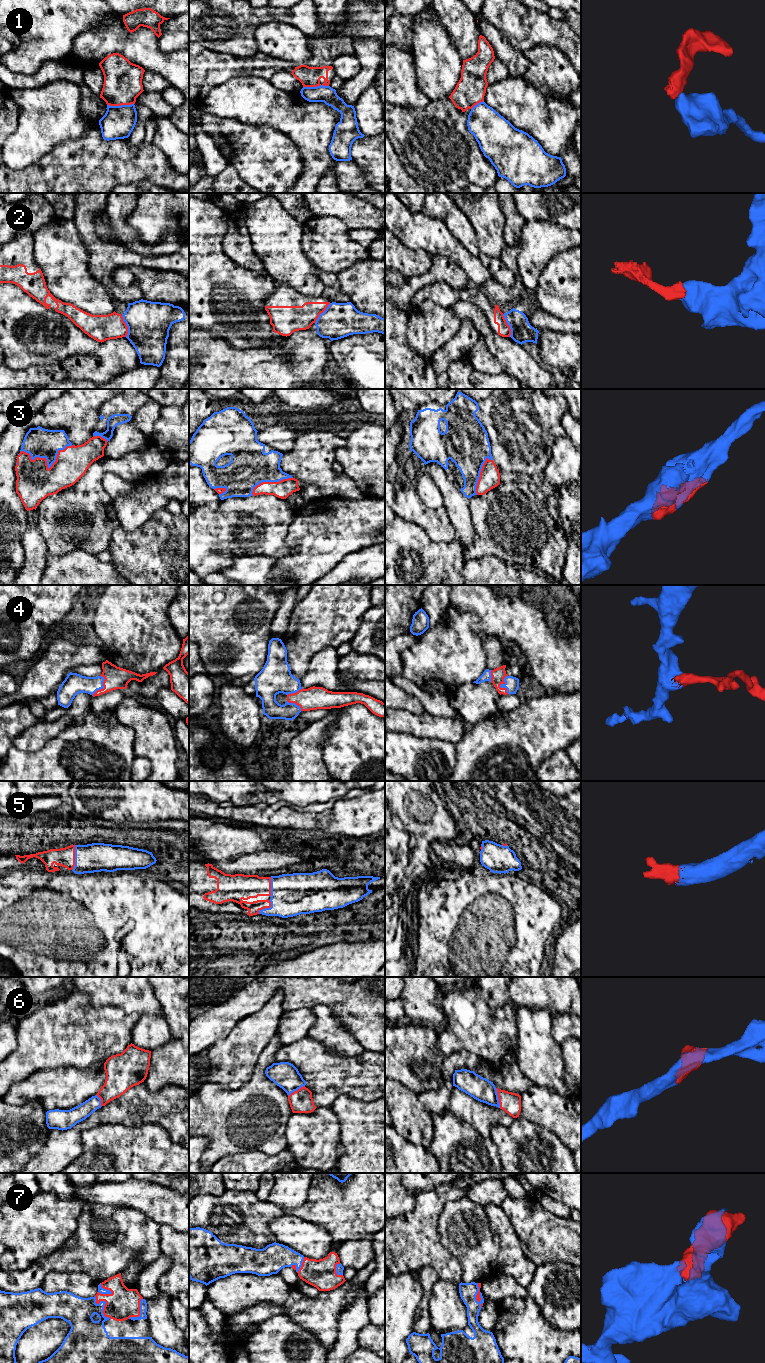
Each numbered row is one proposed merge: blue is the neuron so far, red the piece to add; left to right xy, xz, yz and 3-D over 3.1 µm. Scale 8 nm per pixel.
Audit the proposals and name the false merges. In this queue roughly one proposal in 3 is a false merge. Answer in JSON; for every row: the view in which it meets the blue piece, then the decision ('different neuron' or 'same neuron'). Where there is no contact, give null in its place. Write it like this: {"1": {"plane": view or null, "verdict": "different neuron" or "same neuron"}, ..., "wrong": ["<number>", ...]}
{"1": {"plane": "xy", "verdict": "different neuron"}, "2": {"plane": "yz", "verdict": "different neuron"}, "3": {"plane": "xy", "verdict": "same neuron"}, "4": {"plane": "xy", "verdict": "same neuron"}, "5": {"plane": "xy", "verdict": "same neuron"}, "6": {"plane": "yz", "verdict": "same neuron"}, "7": {"plane": "xy", "verdict": "same neuron"}, "wrong": ["1", "2"]}

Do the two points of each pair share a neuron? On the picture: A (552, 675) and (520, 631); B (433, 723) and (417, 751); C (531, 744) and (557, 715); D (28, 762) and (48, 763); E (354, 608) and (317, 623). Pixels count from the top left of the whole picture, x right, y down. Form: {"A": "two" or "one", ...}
{"A": "one", "B": "two", "C": "one", "D": "one", "E": "one"}

